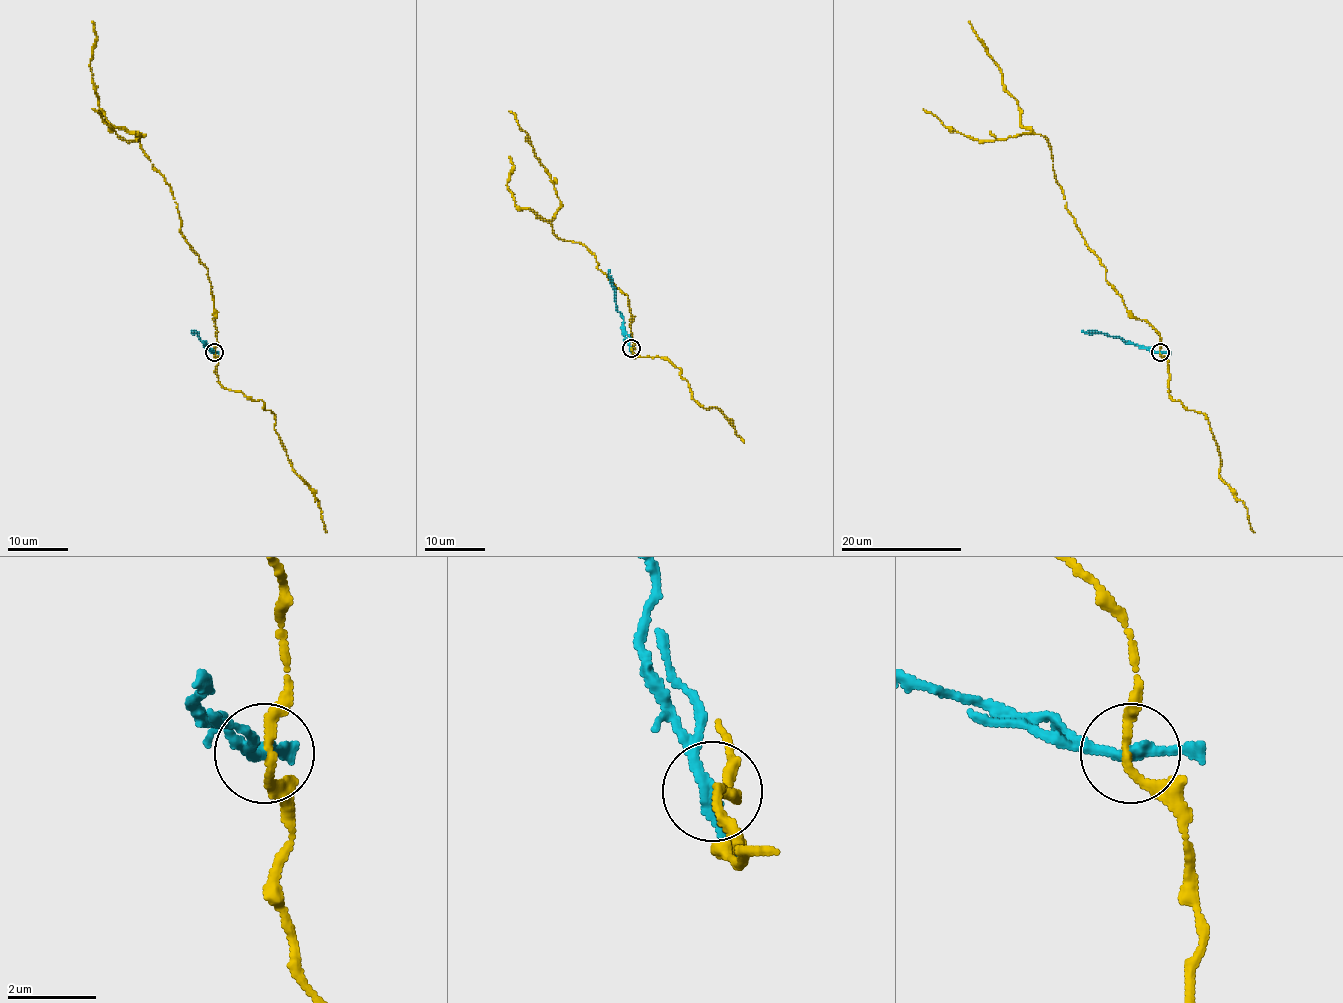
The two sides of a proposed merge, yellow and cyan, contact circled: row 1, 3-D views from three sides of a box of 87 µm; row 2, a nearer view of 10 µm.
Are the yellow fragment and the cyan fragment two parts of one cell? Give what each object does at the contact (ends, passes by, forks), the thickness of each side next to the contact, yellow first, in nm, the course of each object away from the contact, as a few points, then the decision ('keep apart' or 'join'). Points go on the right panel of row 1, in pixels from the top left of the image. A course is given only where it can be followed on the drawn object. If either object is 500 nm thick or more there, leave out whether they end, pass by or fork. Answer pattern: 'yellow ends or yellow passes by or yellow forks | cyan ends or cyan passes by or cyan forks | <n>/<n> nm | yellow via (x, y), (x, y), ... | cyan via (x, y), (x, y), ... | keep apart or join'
yellow passes by | cyan passes by | 180/260 nm | yellow via (1160, 353), (1160, 335), (1105, 279), (1066, 208), (1048, 142), (1021, 123), (1018, 101), (968, 21) | cyan via (1160, 353), (1127, 344), (1119, 338), (1081, 330) | keep apart

